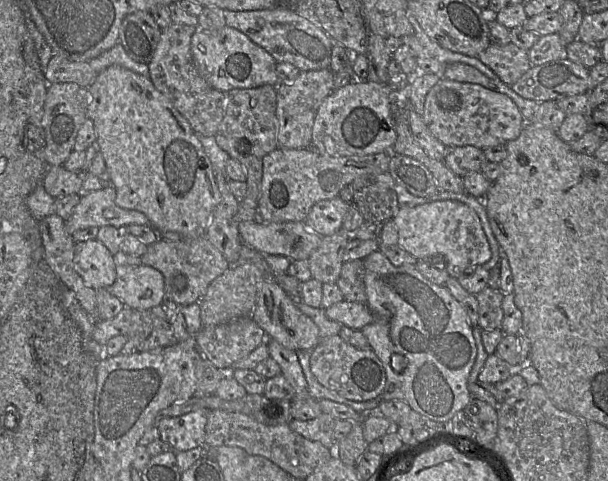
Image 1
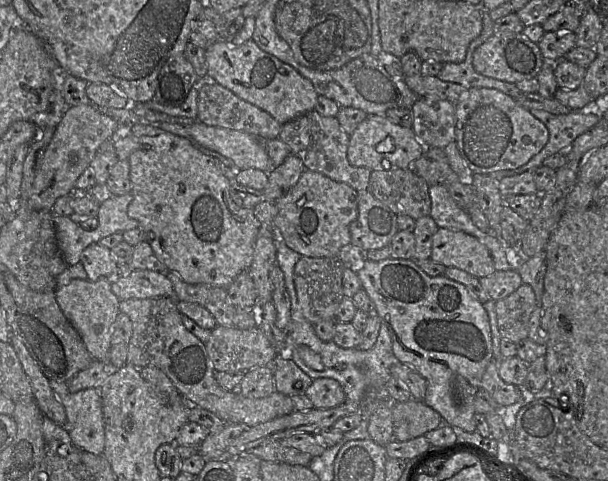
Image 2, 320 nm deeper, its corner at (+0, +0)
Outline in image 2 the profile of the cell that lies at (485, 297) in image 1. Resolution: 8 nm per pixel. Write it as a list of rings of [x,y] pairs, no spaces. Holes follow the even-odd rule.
[[[522,285],[509,296],[495,302],[497,325],[502,338],[514,343],[528,338],[529,319],[536,307],[533,288]]]

